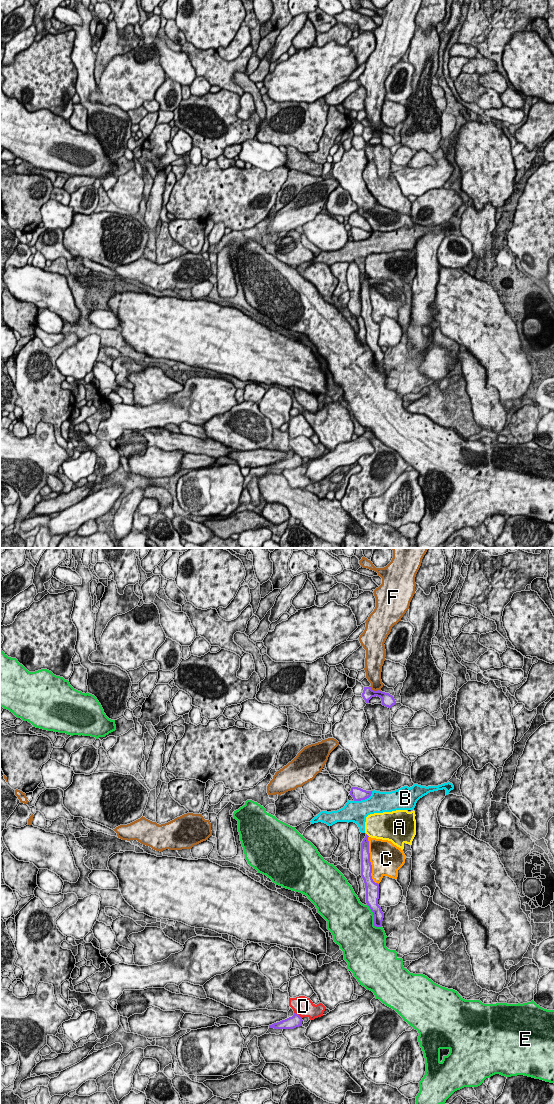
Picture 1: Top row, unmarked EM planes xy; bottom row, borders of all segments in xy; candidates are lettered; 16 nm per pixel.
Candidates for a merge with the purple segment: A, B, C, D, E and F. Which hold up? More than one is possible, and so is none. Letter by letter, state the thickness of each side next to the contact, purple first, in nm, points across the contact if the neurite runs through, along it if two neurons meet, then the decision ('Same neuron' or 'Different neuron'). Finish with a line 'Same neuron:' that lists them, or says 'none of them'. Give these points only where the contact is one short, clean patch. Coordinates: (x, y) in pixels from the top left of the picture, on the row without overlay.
A: Thickness 130 nm (purple) against 420 nm. Different neuron
B: Thickness 220 nm (purple) against 360 nm. Different neuron
C: Thickness 190 nm (purple) against 480 nm. Different neuron
D: Thickness 190 nm (purple) against 320 nm. Different neuron
E: Thickness 180 nm (purple) against 480 nm. Different neuron
F: Thickness 190 nm (purple) against 220 nm. Different neuron
Same neuron: none of them

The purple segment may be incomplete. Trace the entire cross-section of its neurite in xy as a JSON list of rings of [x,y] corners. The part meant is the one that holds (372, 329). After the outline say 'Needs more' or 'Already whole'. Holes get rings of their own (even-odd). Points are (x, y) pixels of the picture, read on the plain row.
[[[366,274],[361,283],[361,316],[364,320],[366,328],[366,343],[374,355],[374,366],[381,367],[384,353],[378,345],[379,324],[375,323],[371,316],[372,305],[370,302],[368,277],[369,276]]]. Already whole

